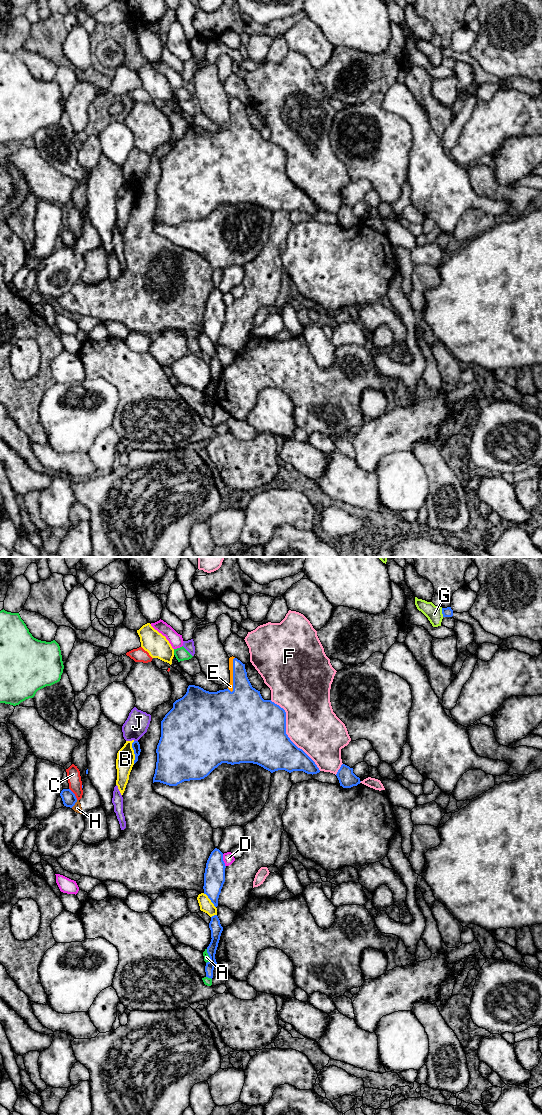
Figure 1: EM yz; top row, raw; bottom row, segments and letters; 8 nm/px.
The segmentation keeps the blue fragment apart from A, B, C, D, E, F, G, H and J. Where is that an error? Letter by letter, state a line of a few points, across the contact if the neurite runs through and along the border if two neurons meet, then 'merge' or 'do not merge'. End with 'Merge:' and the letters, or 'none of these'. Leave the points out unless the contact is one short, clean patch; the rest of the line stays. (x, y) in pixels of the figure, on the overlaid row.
A: do not merge
B: do not merge
C: do not merge
D: do not merge
E: line yz (244, 704), (239, 681), (233, 675), (233, 683), (230, 686); merge
F: do not merge
G: do not merge
H: do not merge
J: do not merge
Merge: E

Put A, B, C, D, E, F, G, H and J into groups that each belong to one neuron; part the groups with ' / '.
A / B / C / D / E / F / G / H / J

